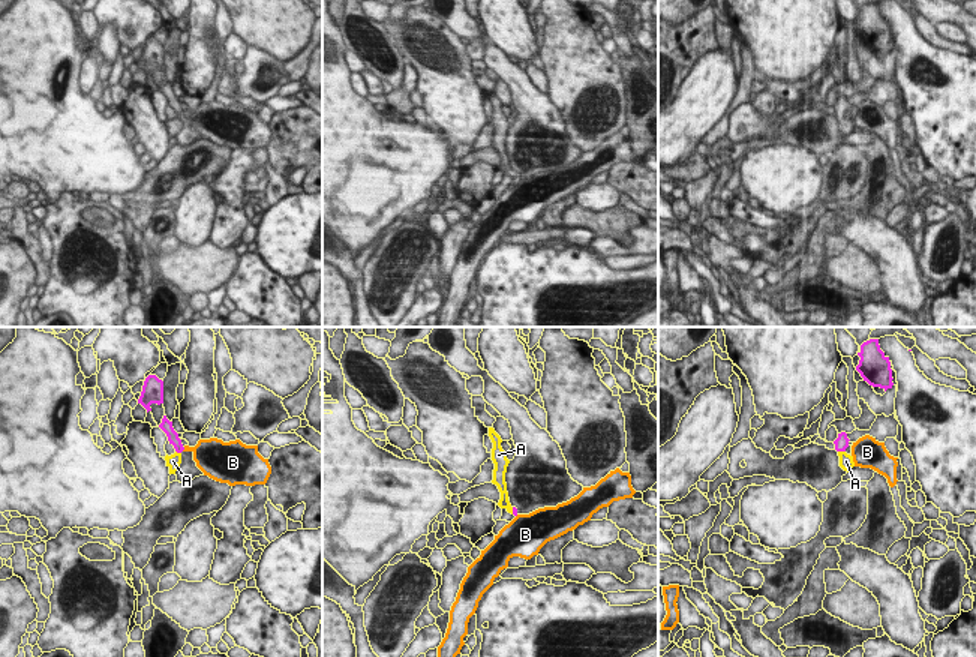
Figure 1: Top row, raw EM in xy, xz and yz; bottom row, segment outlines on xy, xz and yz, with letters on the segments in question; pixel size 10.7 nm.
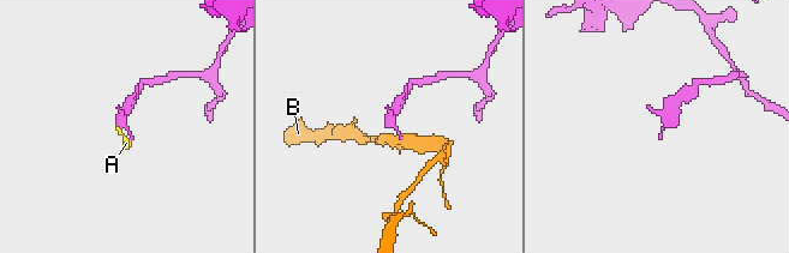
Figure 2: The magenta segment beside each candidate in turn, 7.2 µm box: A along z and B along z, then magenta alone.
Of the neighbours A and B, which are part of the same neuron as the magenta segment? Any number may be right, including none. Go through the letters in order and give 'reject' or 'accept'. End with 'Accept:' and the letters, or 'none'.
A: accept
B: reject
Accept: A

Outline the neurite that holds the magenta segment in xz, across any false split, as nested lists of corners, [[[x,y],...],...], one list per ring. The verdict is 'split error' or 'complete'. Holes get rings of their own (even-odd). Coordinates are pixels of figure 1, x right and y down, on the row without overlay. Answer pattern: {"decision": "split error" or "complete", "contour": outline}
{"decision": "split error", "contour": [[[489,92],[489,100],[490,100],[492,106],[493,106],[492,124],[495,128],[492,147],[496,148],[499,156],[501,156],[501,164],[499,164],[498,170],[501,172],[505,172],[508,177],[517,180],[517,172],[513,171],[510,168],[510,165],[508,165],[505,136],[507,136],[507,130],[508,130],[510,124],[507,123],[507,117],[501,111],[502,104],[495,96],[493,92]]]}

